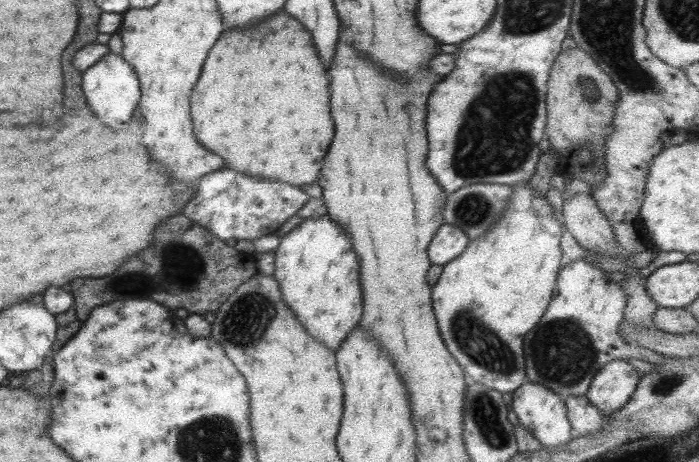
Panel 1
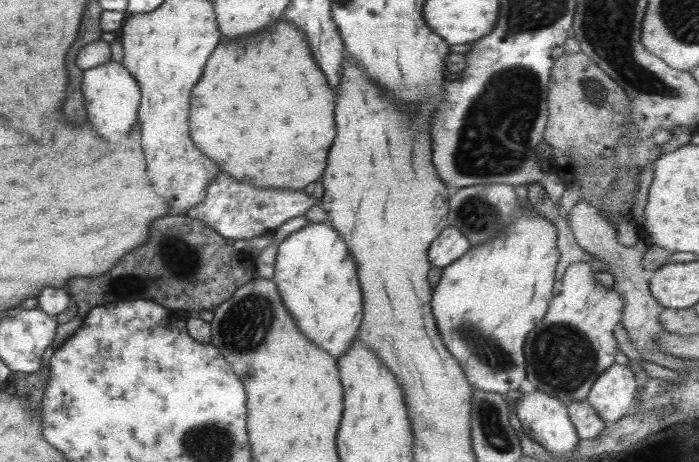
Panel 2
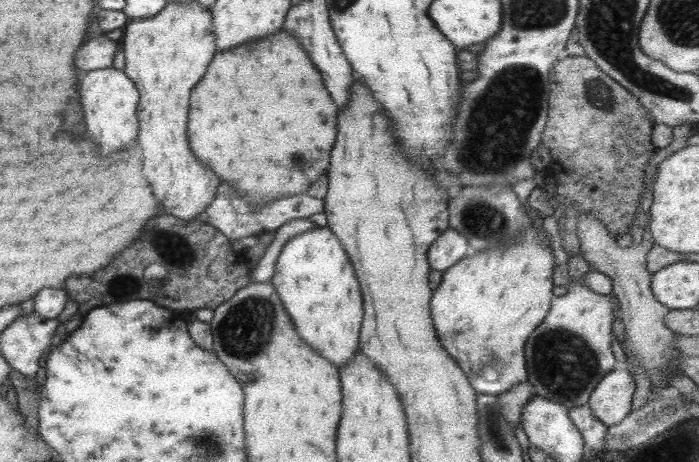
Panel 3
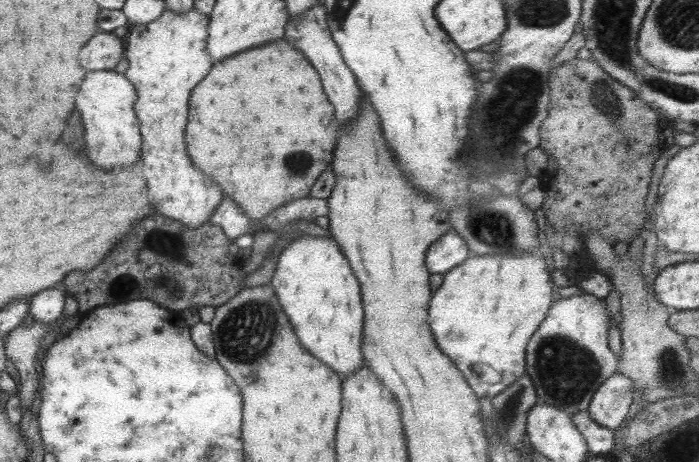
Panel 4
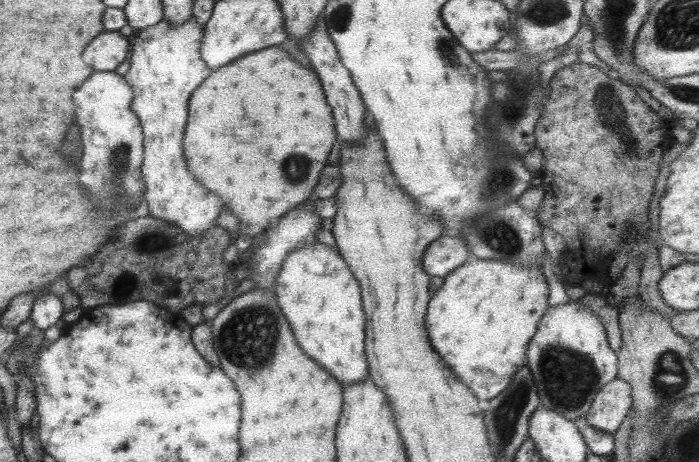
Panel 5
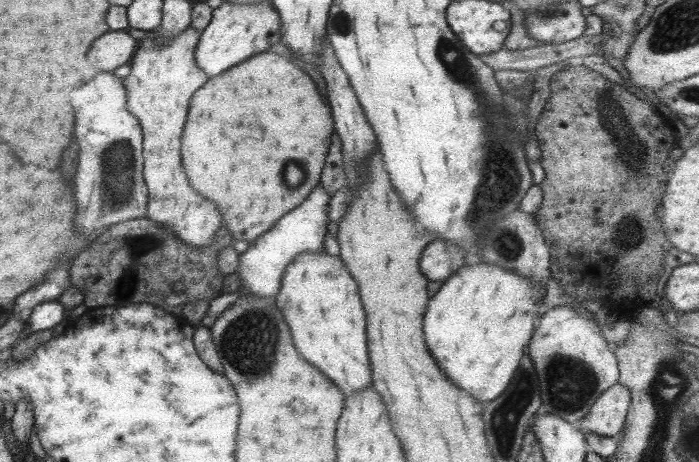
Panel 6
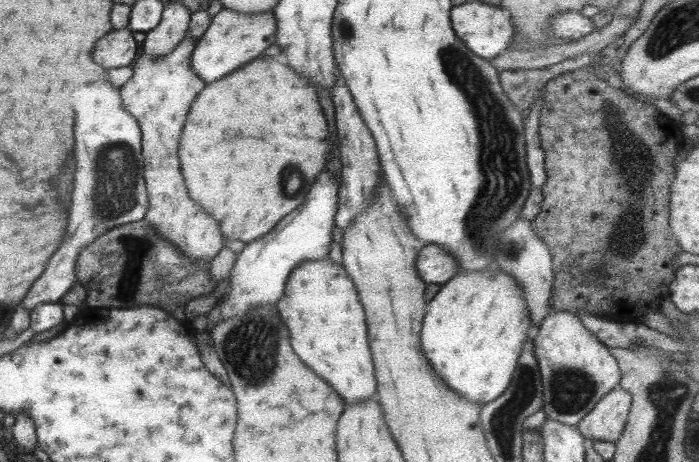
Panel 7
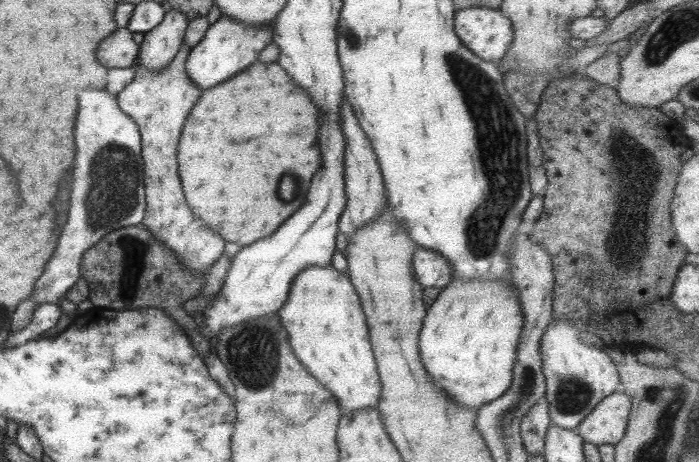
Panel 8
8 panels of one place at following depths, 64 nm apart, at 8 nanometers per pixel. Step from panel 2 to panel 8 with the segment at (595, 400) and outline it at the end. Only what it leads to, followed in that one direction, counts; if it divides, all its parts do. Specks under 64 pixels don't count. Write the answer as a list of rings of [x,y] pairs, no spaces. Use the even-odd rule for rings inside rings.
[[[618,389],[602,398],[574,430],[589,444],[614,445],[625,432],[630,406],[630,398]]]

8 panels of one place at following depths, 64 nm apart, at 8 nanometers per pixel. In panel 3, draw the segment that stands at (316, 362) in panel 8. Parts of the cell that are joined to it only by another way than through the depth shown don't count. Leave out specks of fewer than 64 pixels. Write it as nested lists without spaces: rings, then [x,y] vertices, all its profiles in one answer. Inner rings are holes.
[[[315,226],[303,234],[294,231],[291,240],[287,240],[281,248],[275,262],[275,273],[269,281],[275,287],[289,318],[295,322],[295,330],[303,338],[303,342],[307,342],[317,354],[321,354],[335,366],[343,366],[357,352],[357,334],[361,326],[359,283],[355,280],[356,274],[353,274],[350,258],[345,254],[341,244],[327,226]]]

